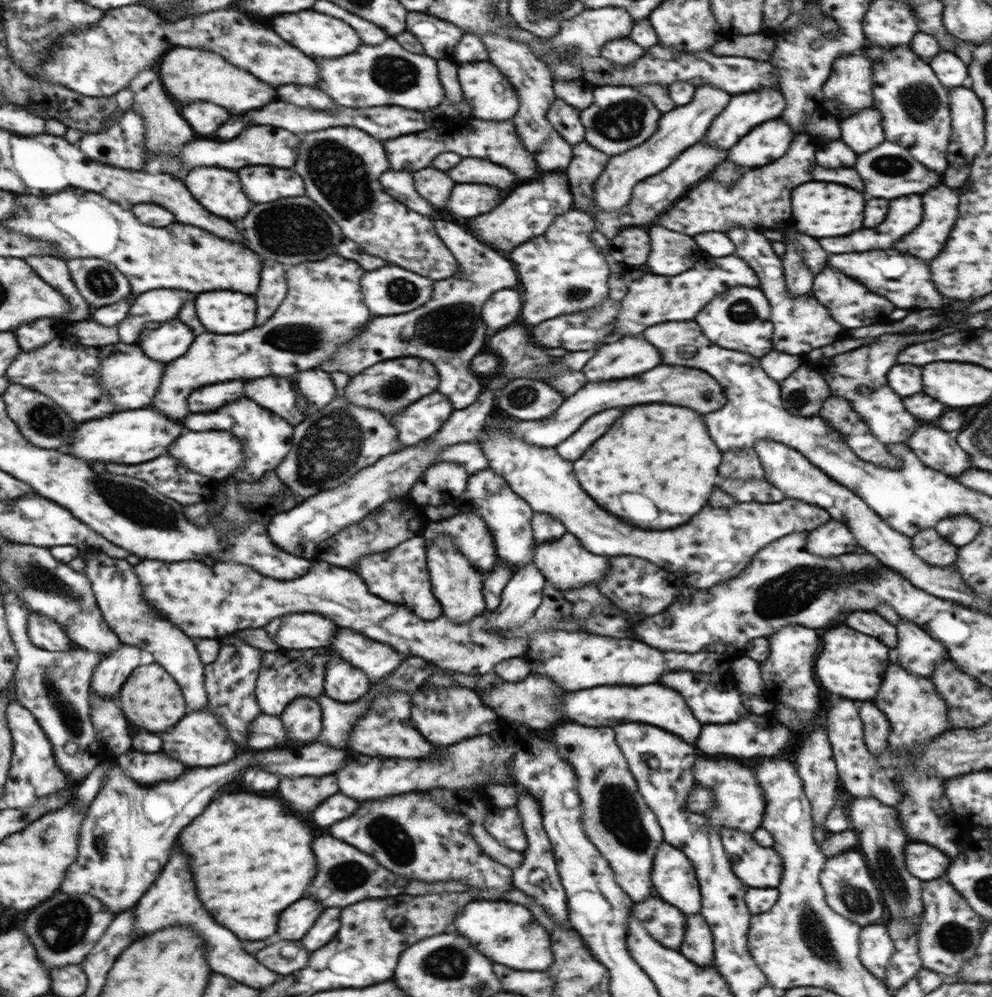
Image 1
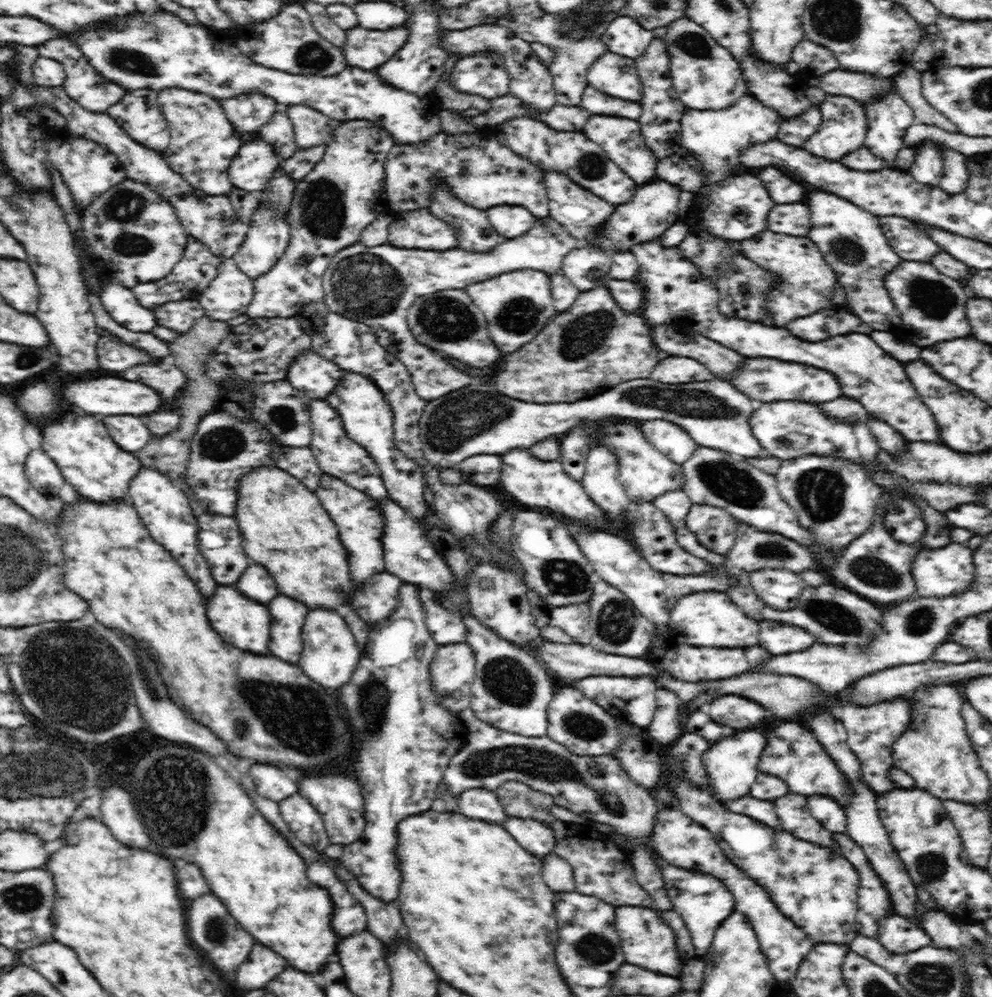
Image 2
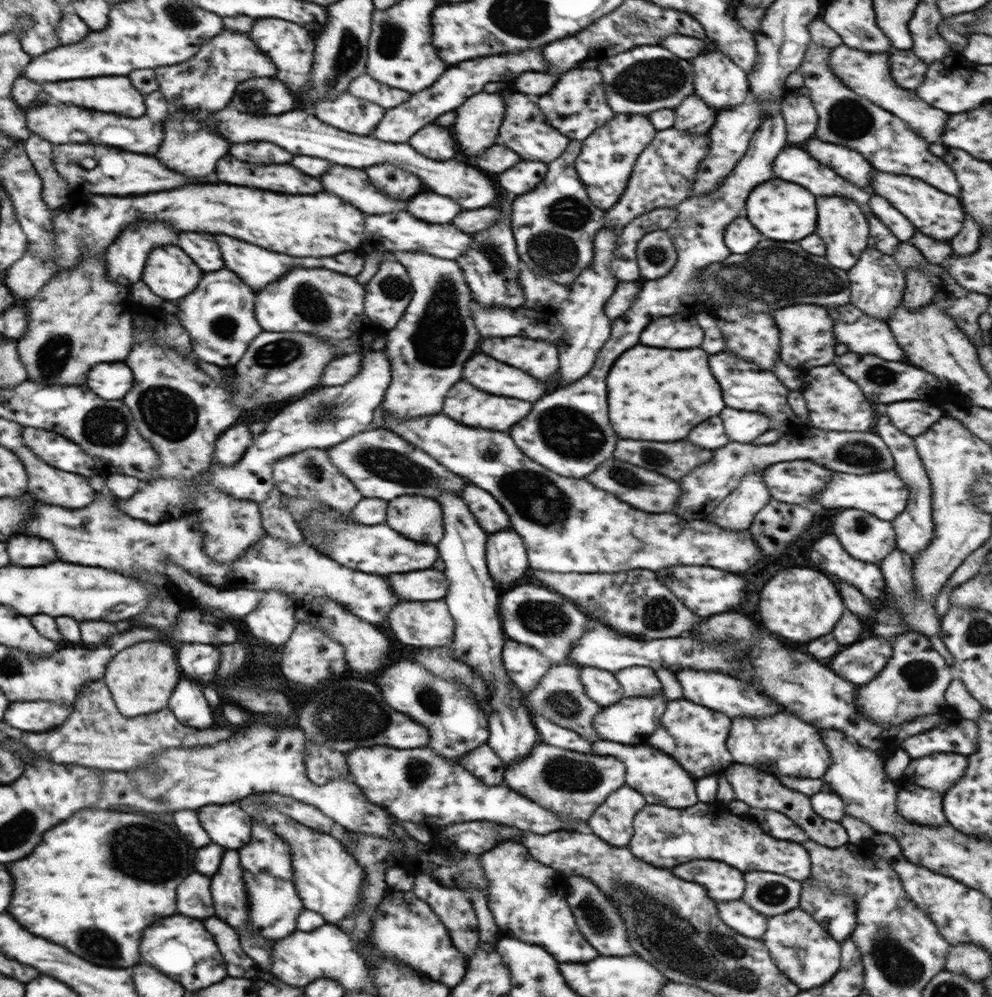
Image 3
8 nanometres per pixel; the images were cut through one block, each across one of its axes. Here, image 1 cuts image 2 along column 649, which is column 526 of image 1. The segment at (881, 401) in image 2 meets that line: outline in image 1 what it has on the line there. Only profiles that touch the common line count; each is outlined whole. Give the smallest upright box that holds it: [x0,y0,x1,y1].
[507,208,610,324]

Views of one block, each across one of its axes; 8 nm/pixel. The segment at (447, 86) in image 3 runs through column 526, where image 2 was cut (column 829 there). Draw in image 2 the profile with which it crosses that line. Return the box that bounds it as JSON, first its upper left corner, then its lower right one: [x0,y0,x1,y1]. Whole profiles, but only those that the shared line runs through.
[791,40,840,76]

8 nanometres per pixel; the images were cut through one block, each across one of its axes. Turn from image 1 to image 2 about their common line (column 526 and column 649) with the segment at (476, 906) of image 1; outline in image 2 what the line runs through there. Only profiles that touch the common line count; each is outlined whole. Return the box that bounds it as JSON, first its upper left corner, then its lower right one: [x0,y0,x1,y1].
[615,906,682,976]

